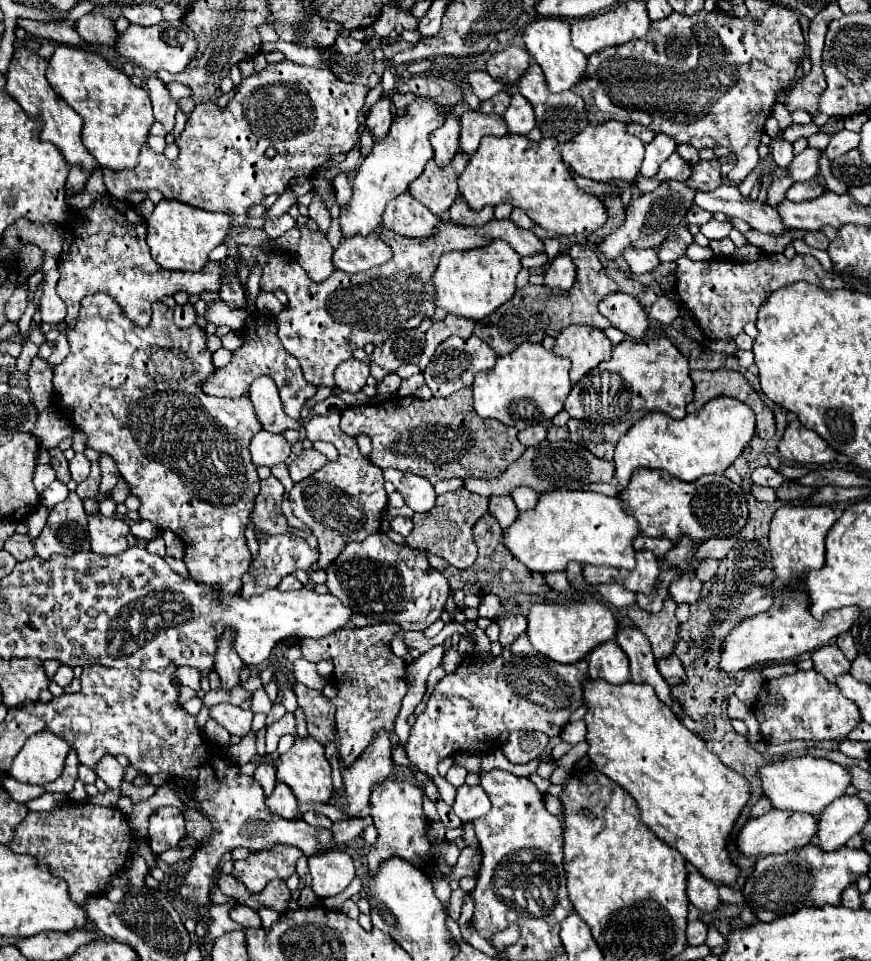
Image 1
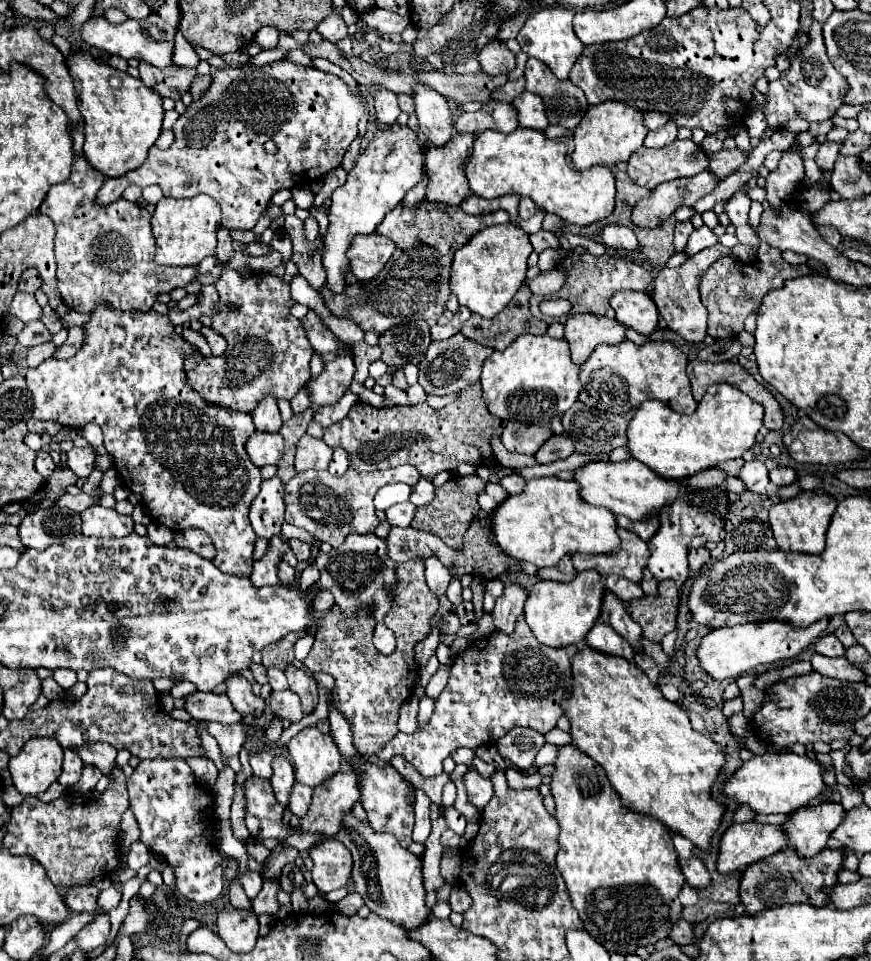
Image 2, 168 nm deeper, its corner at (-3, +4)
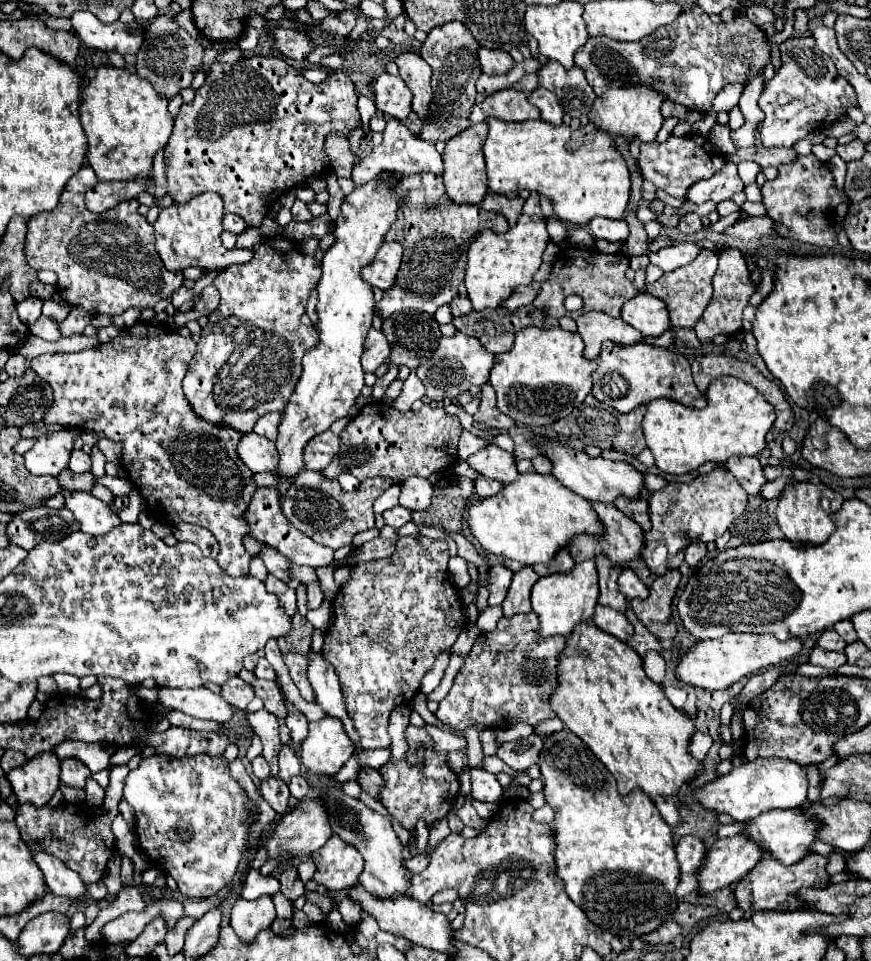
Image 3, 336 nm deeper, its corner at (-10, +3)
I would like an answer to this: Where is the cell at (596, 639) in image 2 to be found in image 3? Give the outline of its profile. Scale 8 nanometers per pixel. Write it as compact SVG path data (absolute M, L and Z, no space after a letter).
M598 604L596 610L594 610L592 620L594 620L594 624L596 624L600 630L616 636L618 640L626 640L626 638L632 634L632 624L630 624L628 618L624 616L624 612L614 610L614 608L610 608L610 606Z

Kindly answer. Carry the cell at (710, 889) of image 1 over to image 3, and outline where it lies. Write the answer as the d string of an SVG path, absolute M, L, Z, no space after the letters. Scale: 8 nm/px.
M696 836L680 838L674 850L682 874L694 874L694 870L698 870L698 862L702 862L702 854L706 854L702 840Z

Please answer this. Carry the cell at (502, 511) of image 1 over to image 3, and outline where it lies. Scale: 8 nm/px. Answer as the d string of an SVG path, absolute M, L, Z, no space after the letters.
M478 476L478 478L474 480L474 490L476 490L476 494L478 494L480 498L486 498L486 496L502 490L502 482L492 480L492 478L486 478L486 476Z

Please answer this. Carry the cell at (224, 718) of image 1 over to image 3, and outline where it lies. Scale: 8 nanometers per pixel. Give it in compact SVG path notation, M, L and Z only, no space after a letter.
M164 686L156 690L158 690L158 702L162 706L180 710L188 716L214 720L218 724L224 724L234 716L232 706L204 686L198 686L198 688L166 688Z

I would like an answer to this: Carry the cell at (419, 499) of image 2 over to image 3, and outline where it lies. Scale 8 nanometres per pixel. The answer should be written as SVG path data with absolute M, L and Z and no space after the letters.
M412 476L406 482L400 484L402 494L400 494L400 506L408 510L426 510L432 500L432 484L426 478Z

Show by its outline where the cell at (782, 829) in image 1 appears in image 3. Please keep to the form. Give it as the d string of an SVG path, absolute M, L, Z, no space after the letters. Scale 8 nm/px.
M742 834L716 840L710 850L706 850L704 864L696 872L698 890L712 894L742 880L764 854L764 850L758 850L758 846Z

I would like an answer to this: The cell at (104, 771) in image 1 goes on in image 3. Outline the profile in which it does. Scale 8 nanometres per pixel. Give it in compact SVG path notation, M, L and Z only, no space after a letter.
M66 740L54 746L54 754L58 756L58 760L76 758L84 762L90 768L90 772L108 768L108 760L114 750L116 750L114 744L86 744L86 742L74 742L74 740Z

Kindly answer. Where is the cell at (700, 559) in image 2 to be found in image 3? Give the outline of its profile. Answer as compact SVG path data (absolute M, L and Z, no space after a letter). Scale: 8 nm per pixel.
M696 542L696 544L690 544L690 546L686 548L684 562L686 562L690 568L696 568L696 566L702 562L704 556L706 556L706 544Z

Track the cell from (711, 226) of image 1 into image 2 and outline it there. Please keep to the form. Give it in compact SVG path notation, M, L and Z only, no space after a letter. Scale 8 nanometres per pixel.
M703 225L703 227L699 227L699 229L695 229L695 231L691 233L691 237L689 237L689 241L687 241L687 247L685 247L685 253L687 253L687 255L695 255L697 251L701 251L701 249L705 249L705 247L711 247L711 245L715 245L715 243L719 243L717 235L713 233L713 229L709 229L707 225Z

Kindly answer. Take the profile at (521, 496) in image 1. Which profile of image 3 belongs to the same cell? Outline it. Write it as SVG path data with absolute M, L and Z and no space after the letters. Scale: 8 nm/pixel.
M486 444L480 452L472 454L466 460L466 464L472 470L476 470L478 474L482 474L486 478L496 478L500 482L514 482L514 478L518 476L512 454L494 444Z

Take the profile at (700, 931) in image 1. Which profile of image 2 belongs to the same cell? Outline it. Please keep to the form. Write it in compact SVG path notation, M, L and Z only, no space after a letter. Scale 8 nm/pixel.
M679 919L675 929L671 931L671 939L677 943L677 945L689 945L695 941L695 935L693 935L693 923L685 921L685 919Z

